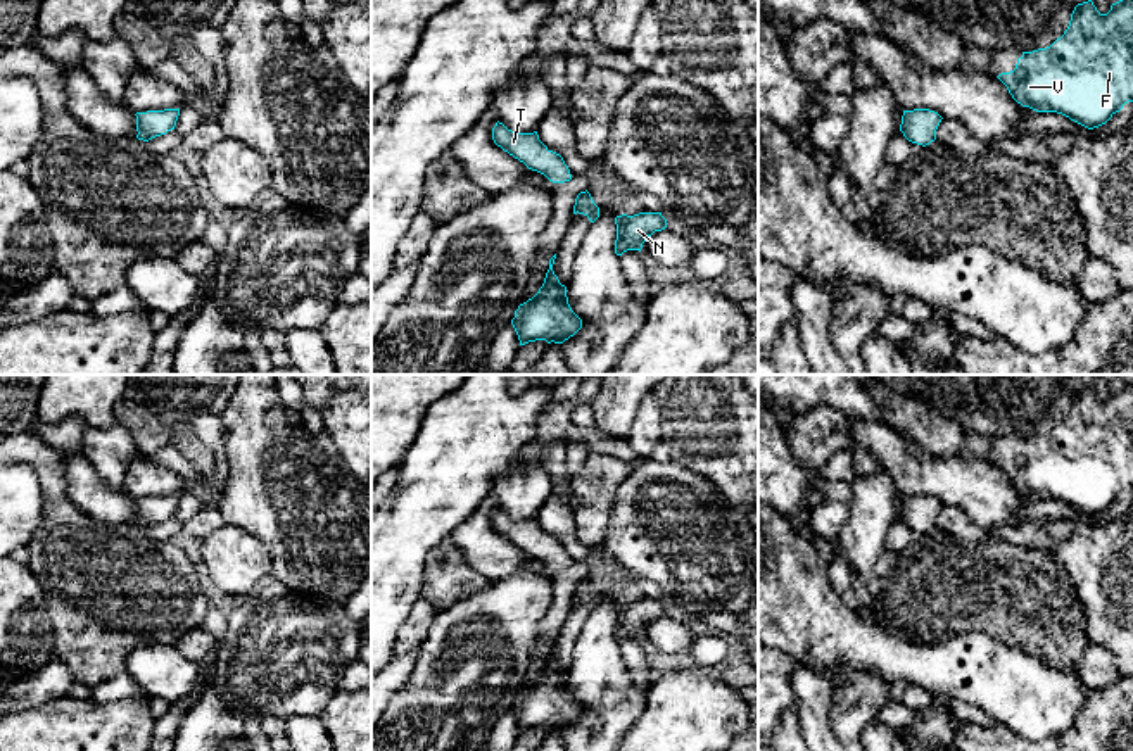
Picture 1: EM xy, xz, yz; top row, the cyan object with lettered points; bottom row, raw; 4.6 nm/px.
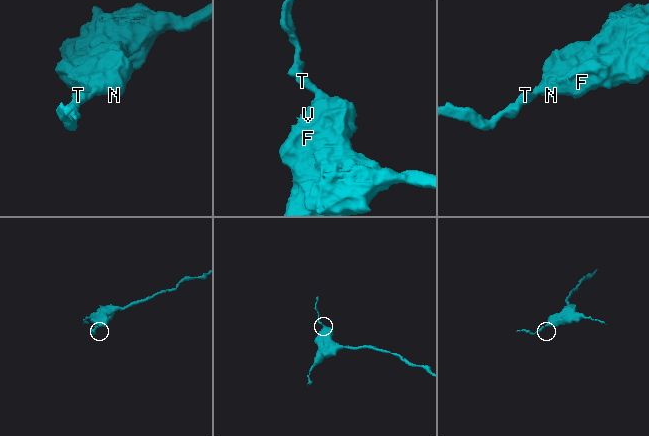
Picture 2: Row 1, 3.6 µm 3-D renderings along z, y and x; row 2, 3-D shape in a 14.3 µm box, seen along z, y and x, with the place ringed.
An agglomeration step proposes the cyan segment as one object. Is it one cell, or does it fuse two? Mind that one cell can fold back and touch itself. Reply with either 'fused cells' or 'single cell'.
single cell

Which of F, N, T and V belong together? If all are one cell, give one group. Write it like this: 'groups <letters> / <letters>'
groups F N T V

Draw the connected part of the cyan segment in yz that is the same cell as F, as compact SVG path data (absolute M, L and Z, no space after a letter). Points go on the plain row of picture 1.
M1133 380L1100 401L1092 387L1078 390L1067 416L1050 433L1022 439L1016 456L997 463L1012 485L1036 499L1057 499L1093 516L1133 489Z

